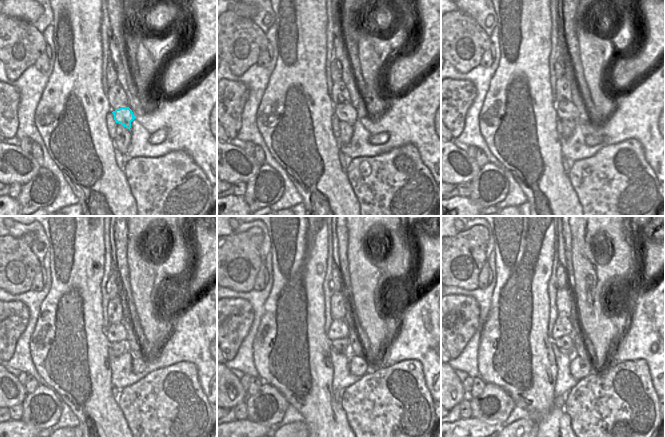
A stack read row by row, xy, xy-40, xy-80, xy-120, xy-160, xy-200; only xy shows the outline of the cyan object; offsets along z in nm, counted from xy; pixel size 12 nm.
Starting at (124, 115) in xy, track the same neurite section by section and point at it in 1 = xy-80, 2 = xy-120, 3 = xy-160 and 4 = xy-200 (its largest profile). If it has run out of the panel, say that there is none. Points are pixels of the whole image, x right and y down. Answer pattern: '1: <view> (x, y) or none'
1: xy-80 (565, 109)
2: xy-120 (116, 332)
3: xy-160 (338, 329)
4: xy-200 (562, 326)

